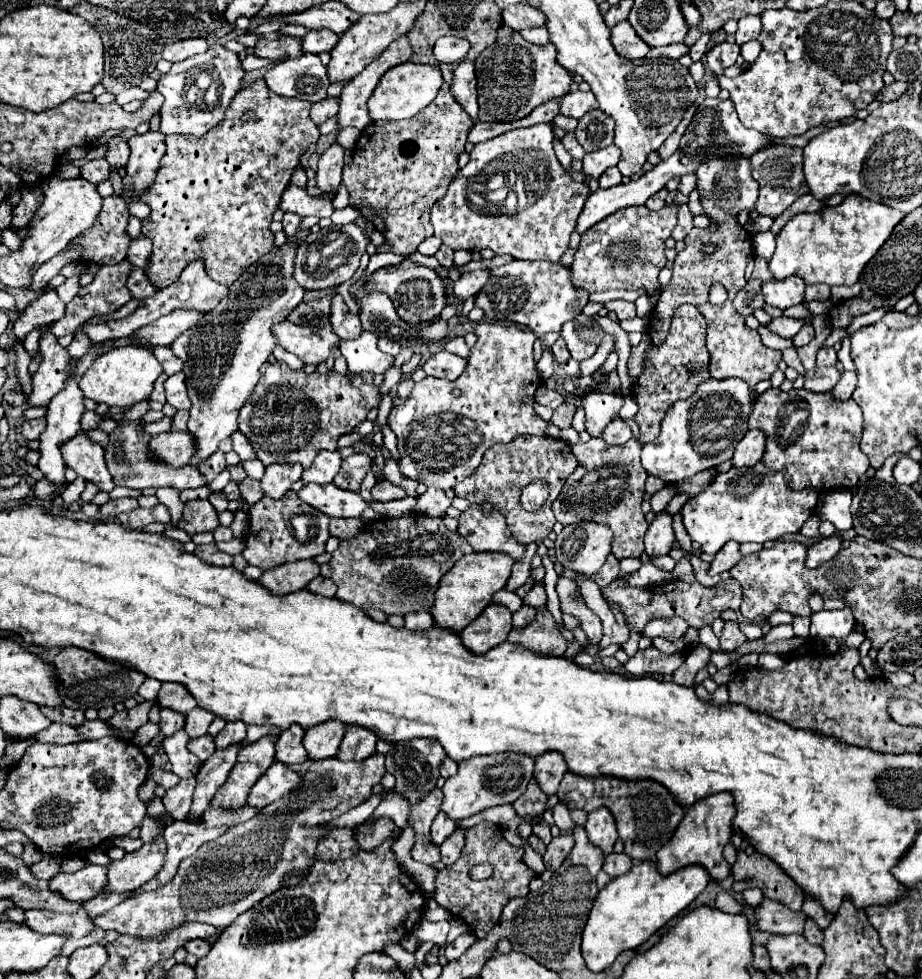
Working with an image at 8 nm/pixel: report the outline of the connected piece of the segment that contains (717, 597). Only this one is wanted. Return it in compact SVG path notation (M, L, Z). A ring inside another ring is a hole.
M731 578L719 582L713 588L705 588L699 582L687 584L683 580L671 580L667 584L649 586L649 588L629 588L623 586L623 582L611 582L611 586L603 590L603 596L607 602L619 604L619 608L627 618L627 626L633 626L637 632L641 632L641 628L653 618L673 618L673 616L683 618L693 628L703 628L703 626L711 626L713 620L719 618L723 610L727 608L739 610L741 586L737 580Z

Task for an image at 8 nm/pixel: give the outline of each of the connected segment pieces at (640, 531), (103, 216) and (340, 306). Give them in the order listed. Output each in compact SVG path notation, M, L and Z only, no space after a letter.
M601 437L591 438L583 444L575 444L573 454L577 456L577 470L567 478L563 492L553 502L553 514L563 526L583 520L595 520L607 524L613 530L613 554L617 558L639 558L643 554L643 536L647 522L641 512L645 494L645 470L639 454L641 446L631 438L623 446L609 446Z
M107 196L103 198L103 208L95 220L95 224L87 230L81 232L71 246L83 244L83 262L97 262L97 264L119 264L121 260L127 258L127 248L131 244L131 236L125 232L127 230L127 218L129 210L125 206L125 200L121 196Z
M337 294L333 298L333 304L331 304L331 324L333 324L333 328L335 328L335 332L337 332L337 336L341 340L355 340L363 332L357 314L351 314L351 310L347 308L347 304L345 304L341 294Z

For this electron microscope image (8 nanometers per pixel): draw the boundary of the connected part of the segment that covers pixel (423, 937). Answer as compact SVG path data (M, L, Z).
M421 920L413 934L421 942L433 942L435 946L443 946L445 940L447 940L447 934L449 934L449 922L447 920L443 920L443 922Z

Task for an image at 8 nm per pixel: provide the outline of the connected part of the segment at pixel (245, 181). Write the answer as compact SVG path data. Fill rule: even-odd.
M263 78L255 80L251 86L243 88L243 92L239 92L239 96L235 96L235 100L231 102L231 106L227 108L227 116L225 120L213 128L213 132L207 132L205 136L201 138L195 138L195 136L189 136L189 134L171 134L165 138L165 144L167 144L167 152L165 156L161 158L161 166L157 170L157 178L153 182L153 186L149 188L149 192L145 192L141 196L141 202L145 202L149 208L151 208L151 216L147 220L143 220L143 234L147 238L153 240L153 256L151 256L151 264L147 266L147 276L149 280L159 286L159 288L167 288L169 284L173 284L177 278L179 278L179 272L183 266L187 266L187 262L191 262L195 256L201 256L205 258L205 264L207 264L207 274L219 282L219 284L225 284L225 286L231 286L243 272L247 266L251 266L253 262L257 262L263 254L271 252L273 250L273 232L269 230L269 224L271 224L271 216L273 212L279 208L279 202L281 202L281 196L285 192L285 188L289 186L289 180L291 180L291 174L293 170L297 168L299 164L299 158L305 154L307 146L317 142L319 140L319 128L313 124L313 120L309 118L309 110L311 110L311 104L305 102L305 100L299 100L299 98L285 98L285 96L279 96L279 94L273 94L269 92L267 84Z

